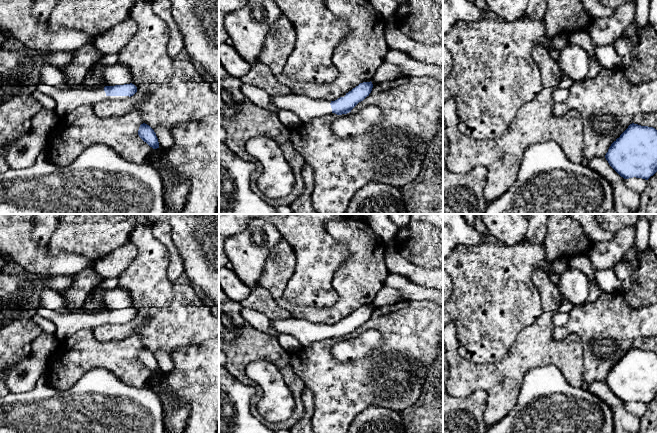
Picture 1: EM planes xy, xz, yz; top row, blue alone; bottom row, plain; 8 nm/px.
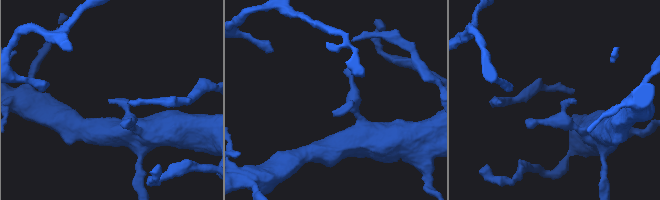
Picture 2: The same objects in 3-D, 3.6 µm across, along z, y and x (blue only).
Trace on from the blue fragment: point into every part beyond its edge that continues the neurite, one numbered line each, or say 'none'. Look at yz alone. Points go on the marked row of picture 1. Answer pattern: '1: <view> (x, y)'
none

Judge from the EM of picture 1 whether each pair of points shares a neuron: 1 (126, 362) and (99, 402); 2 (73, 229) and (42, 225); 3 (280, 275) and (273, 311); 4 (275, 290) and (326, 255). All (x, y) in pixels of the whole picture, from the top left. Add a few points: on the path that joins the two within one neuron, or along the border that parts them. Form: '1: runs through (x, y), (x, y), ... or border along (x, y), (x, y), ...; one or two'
1: border along (94, 368), (108, 369), (126, 384), (137, 388); two
2: border along (59, 224), (49, 245); two
3: border along (258, 285), (265, 288), (274, 300), (292, 316); two
4: border along (296, 260), (283, 295), (293, 305); two

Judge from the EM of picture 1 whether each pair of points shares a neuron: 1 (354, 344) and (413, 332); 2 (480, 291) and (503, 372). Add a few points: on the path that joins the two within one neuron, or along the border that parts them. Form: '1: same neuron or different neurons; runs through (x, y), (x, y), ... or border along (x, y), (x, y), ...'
1: different neurons; border along (375, 329), (380, 334), (383, 345), (367, 356)
2: different neurons; border along (514, 341), (509, 351), (500, 360), (477, 364)

